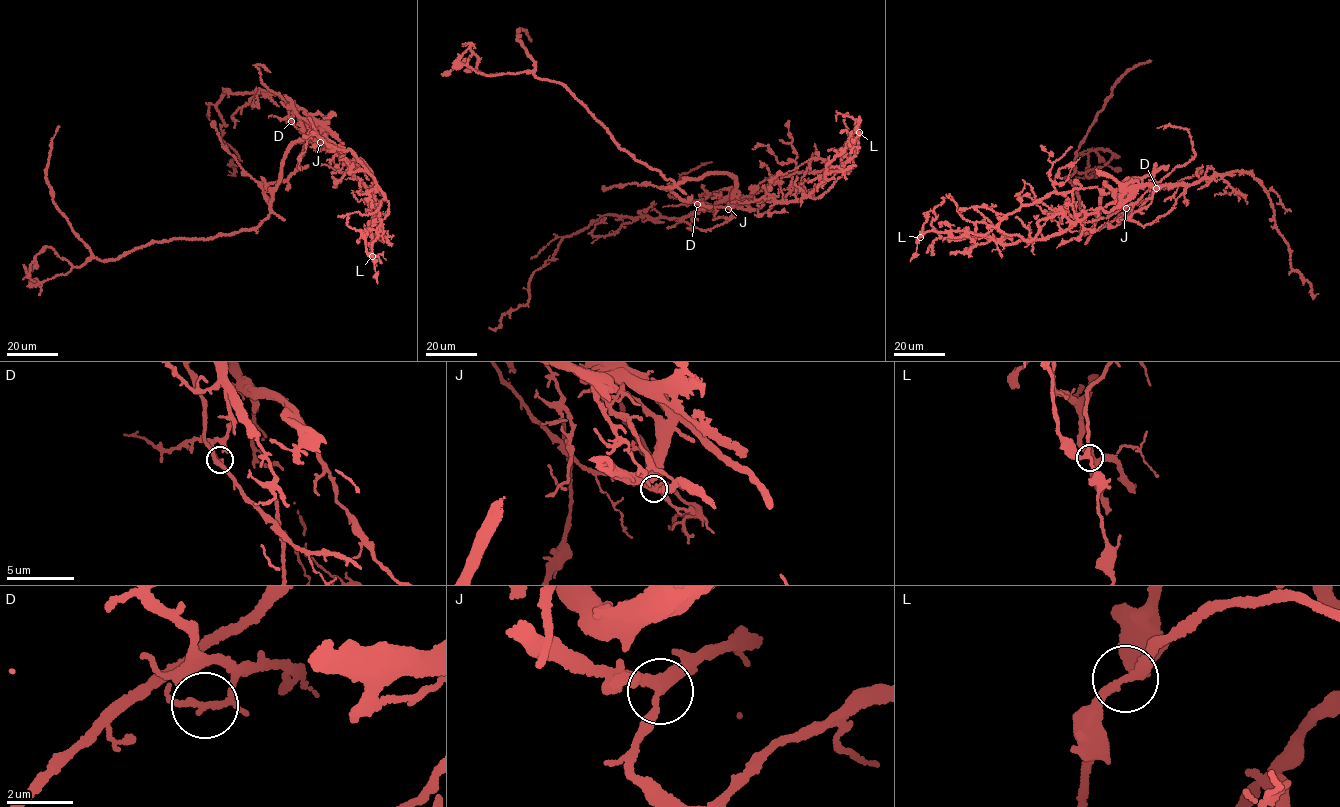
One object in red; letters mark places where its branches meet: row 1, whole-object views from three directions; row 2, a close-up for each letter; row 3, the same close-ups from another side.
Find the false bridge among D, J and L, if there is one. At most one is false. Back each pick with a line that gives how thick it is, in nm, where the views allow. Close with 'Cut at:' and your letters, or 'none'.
D: 150 nm thick
Cut at: D

